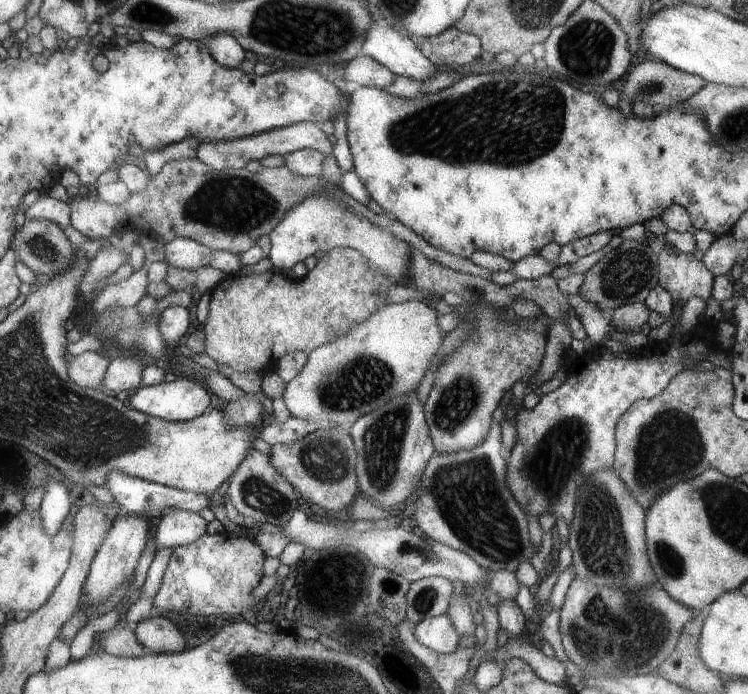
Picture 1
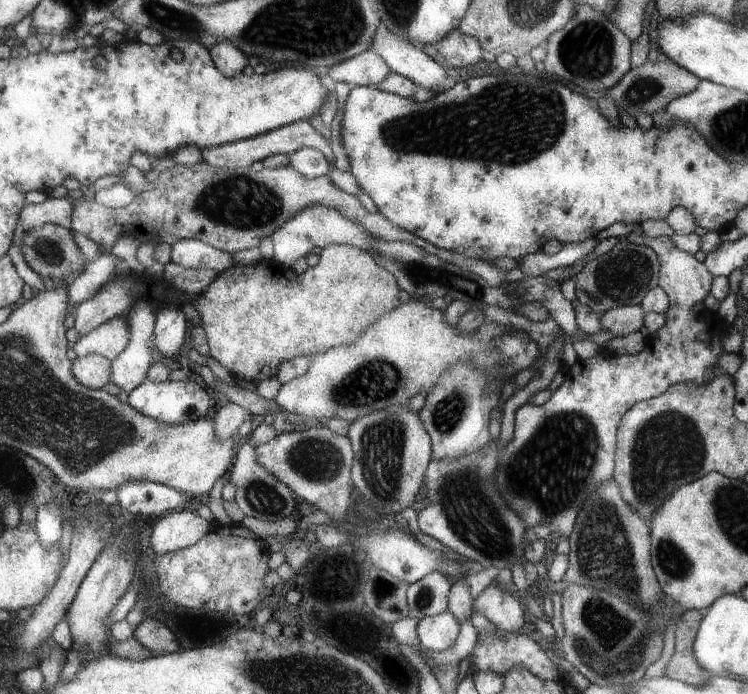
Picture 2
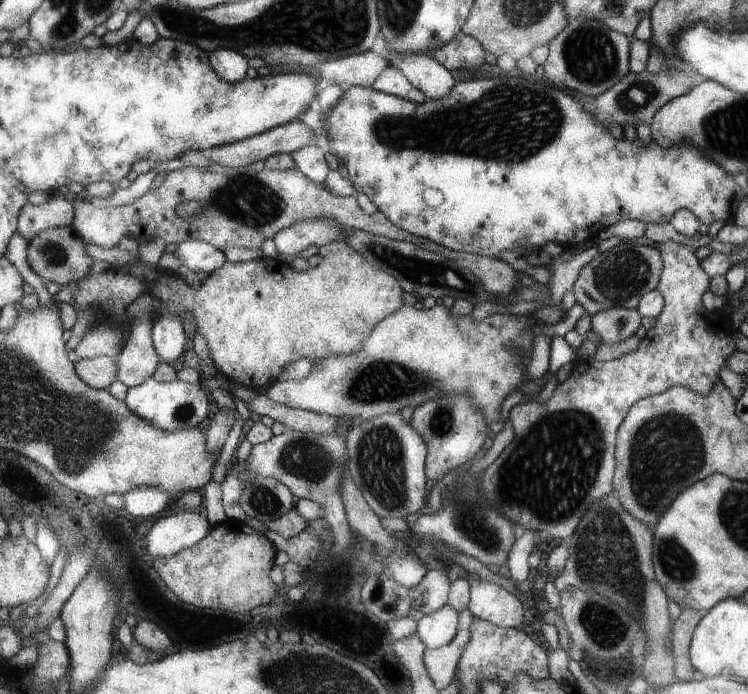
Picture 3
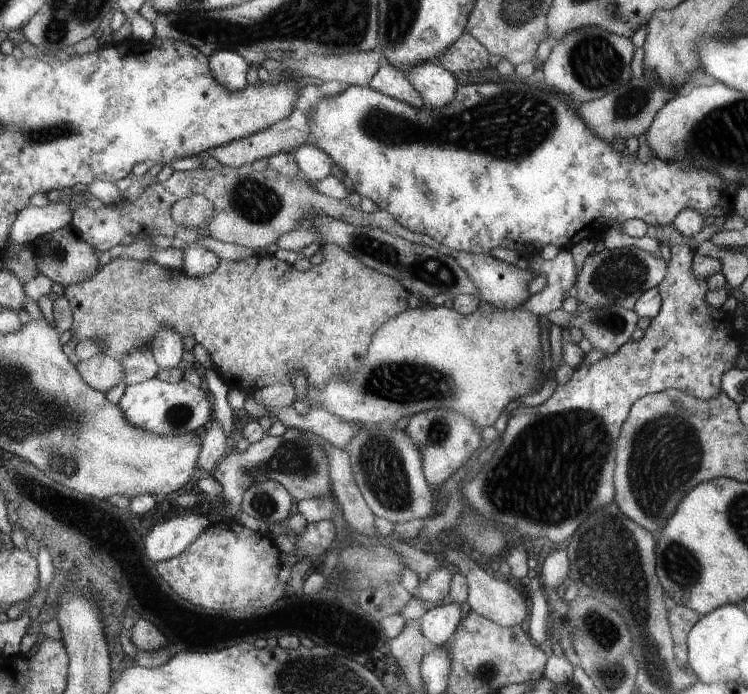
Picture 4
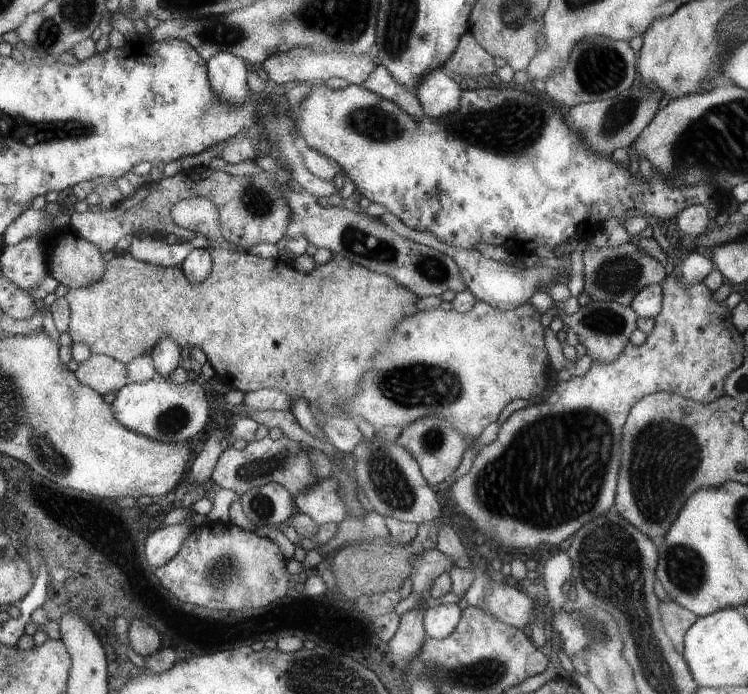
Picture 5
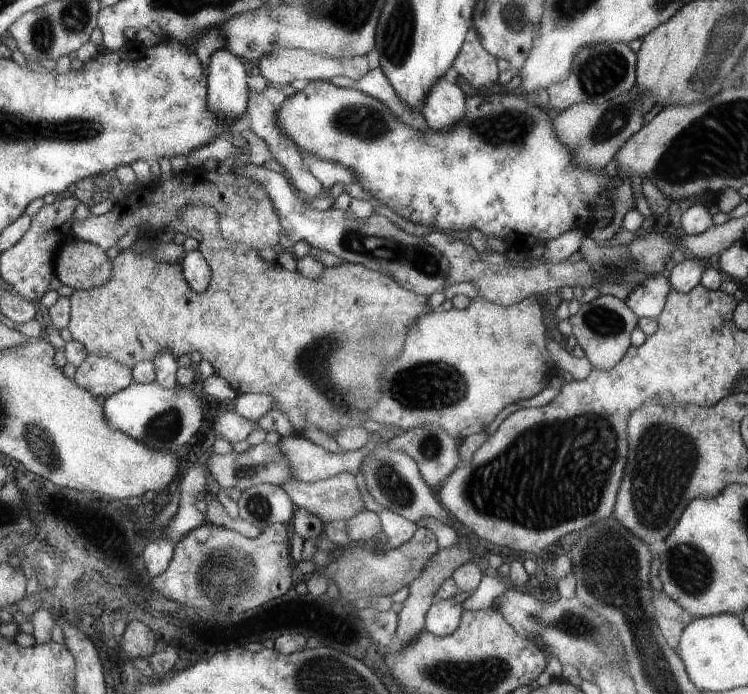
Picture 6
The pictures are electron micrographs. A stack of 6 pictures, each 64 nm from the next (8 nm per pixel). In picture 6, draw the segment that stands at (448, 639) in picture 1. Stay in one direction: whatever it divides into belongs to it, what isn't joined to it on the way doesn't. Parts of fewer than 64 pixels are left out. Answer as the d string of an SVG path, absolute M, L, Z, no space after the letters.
M452 599L433 601L424 614L424 628L435 636L447 636L459 626L463 611Z

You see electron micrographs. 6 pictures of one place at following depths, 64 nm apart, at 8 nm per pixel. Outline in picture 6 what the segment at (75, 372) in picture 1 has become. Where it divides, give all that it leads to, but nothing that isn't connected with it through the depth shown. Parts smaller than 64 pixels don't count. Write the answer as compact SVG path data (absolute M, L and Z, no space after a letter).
M88 355L78 365L74 379L93 396L103 396L105 399L133 383L131 370L127 365L95 355Z

